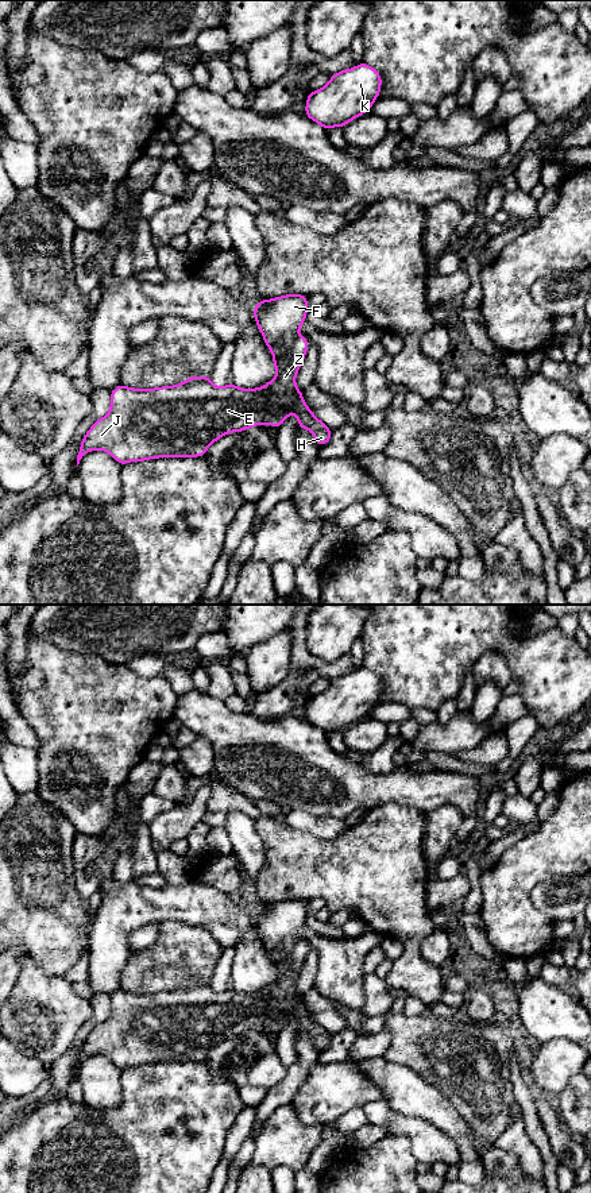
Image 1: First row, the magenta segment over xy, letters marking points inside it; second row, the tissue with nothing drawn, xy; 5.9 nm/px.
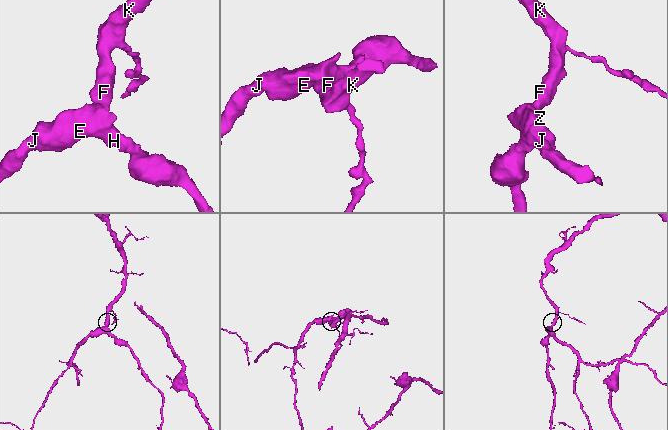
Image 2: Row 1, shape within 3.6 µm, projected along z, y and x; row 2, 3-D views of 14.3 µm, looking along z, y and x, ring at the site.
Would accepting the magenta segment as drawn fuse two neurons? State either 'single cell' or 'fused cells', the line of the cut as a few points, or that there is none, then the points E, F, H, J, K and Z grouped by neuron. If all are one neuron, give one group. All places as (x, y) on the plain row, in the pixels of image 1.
single cell; cut none; groups E F H J K Z

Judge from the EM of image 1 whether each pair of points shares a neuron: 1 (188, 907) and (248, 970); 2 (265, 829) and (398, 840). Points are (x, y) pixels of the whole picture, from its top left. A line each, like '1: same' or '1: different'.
1: different
2: same

